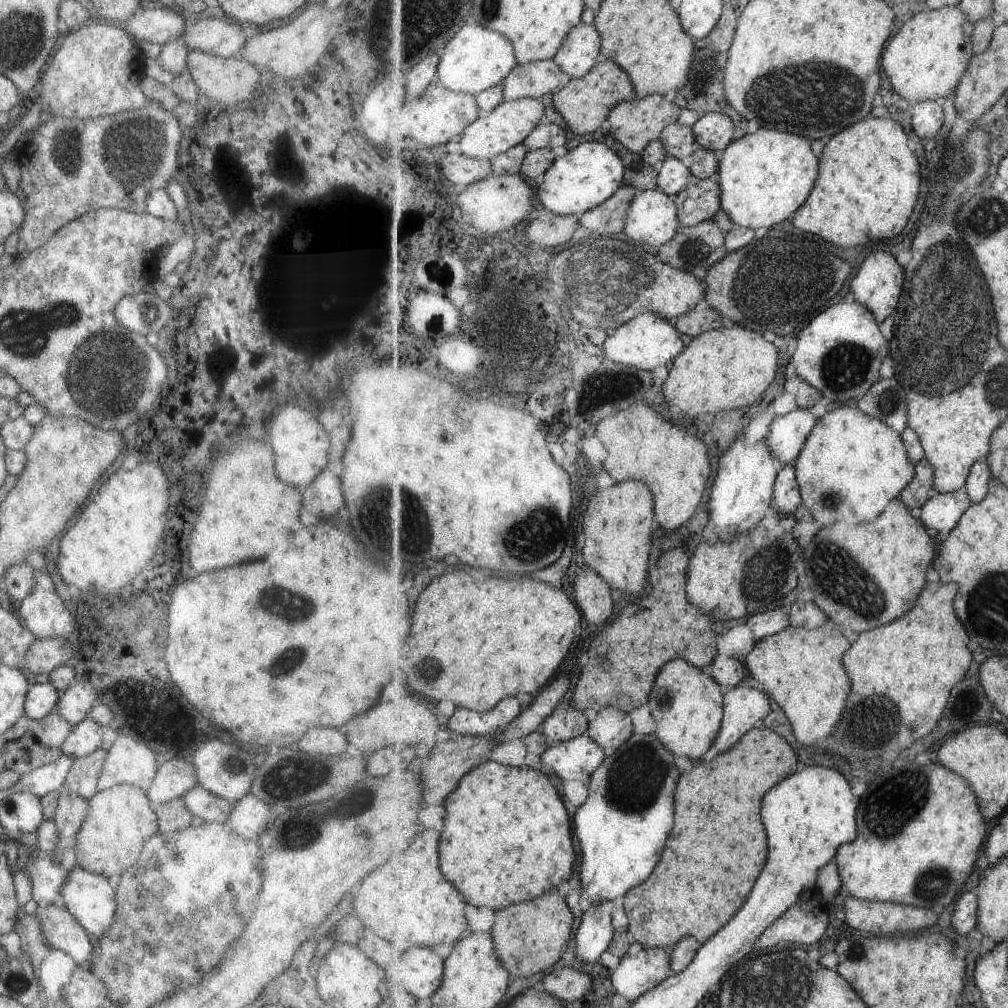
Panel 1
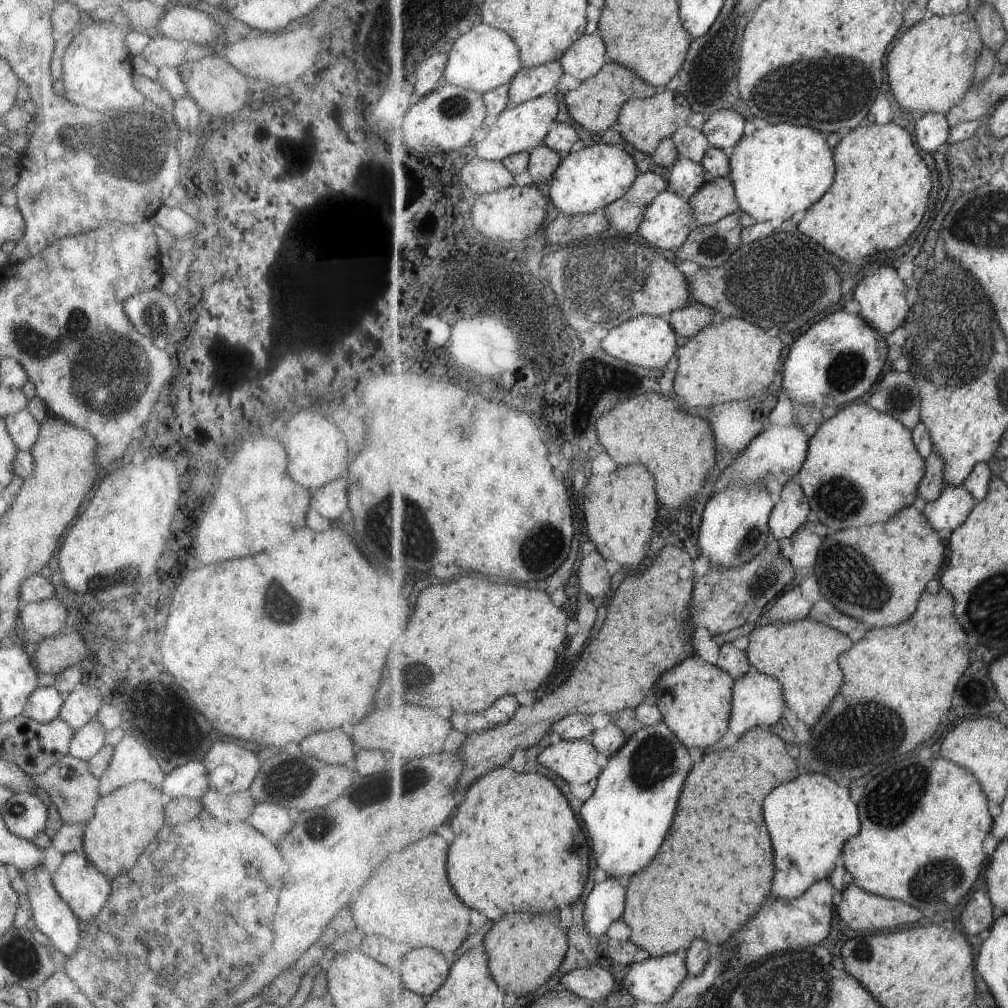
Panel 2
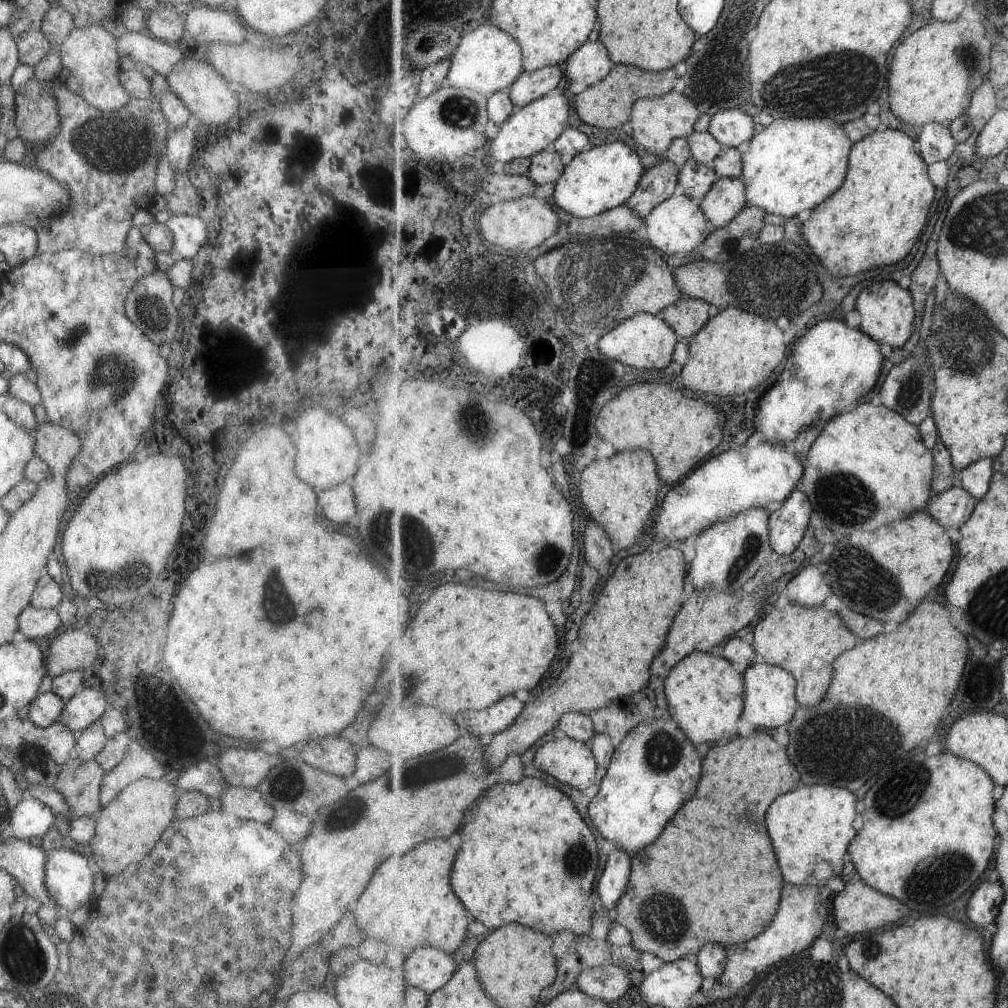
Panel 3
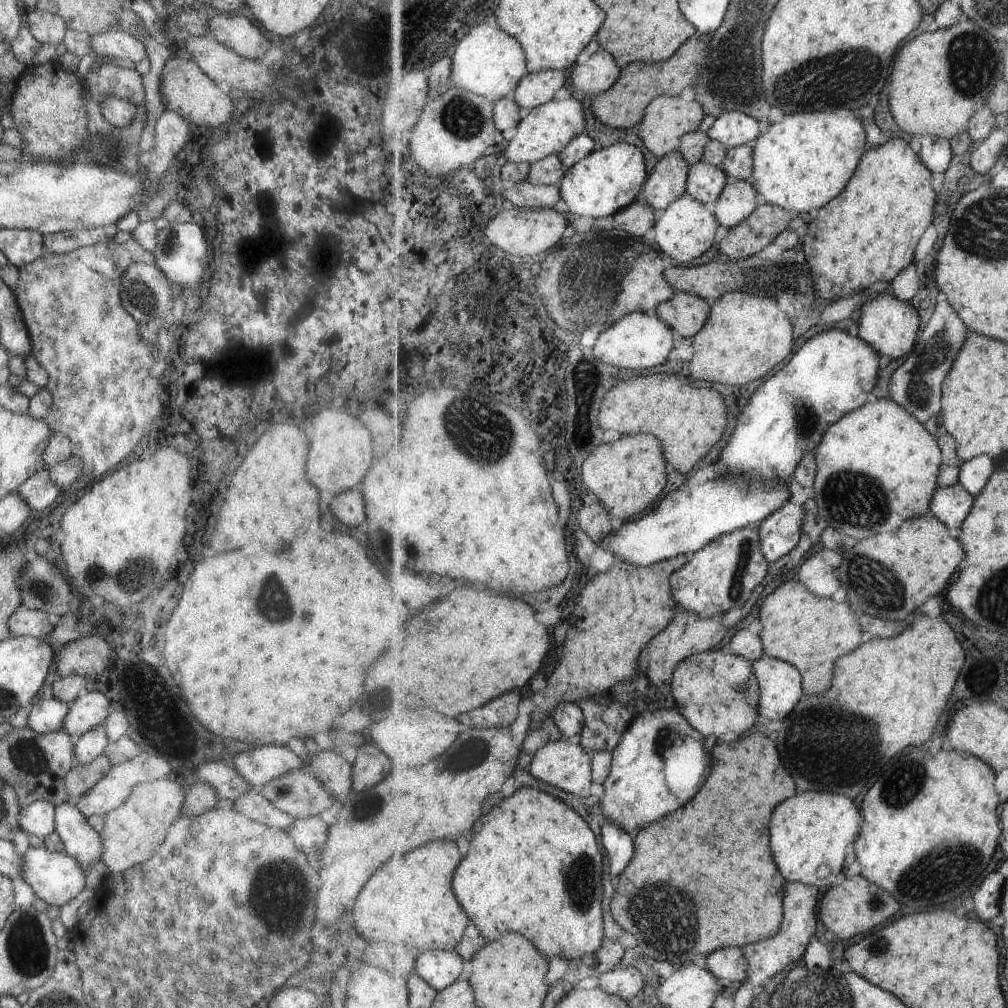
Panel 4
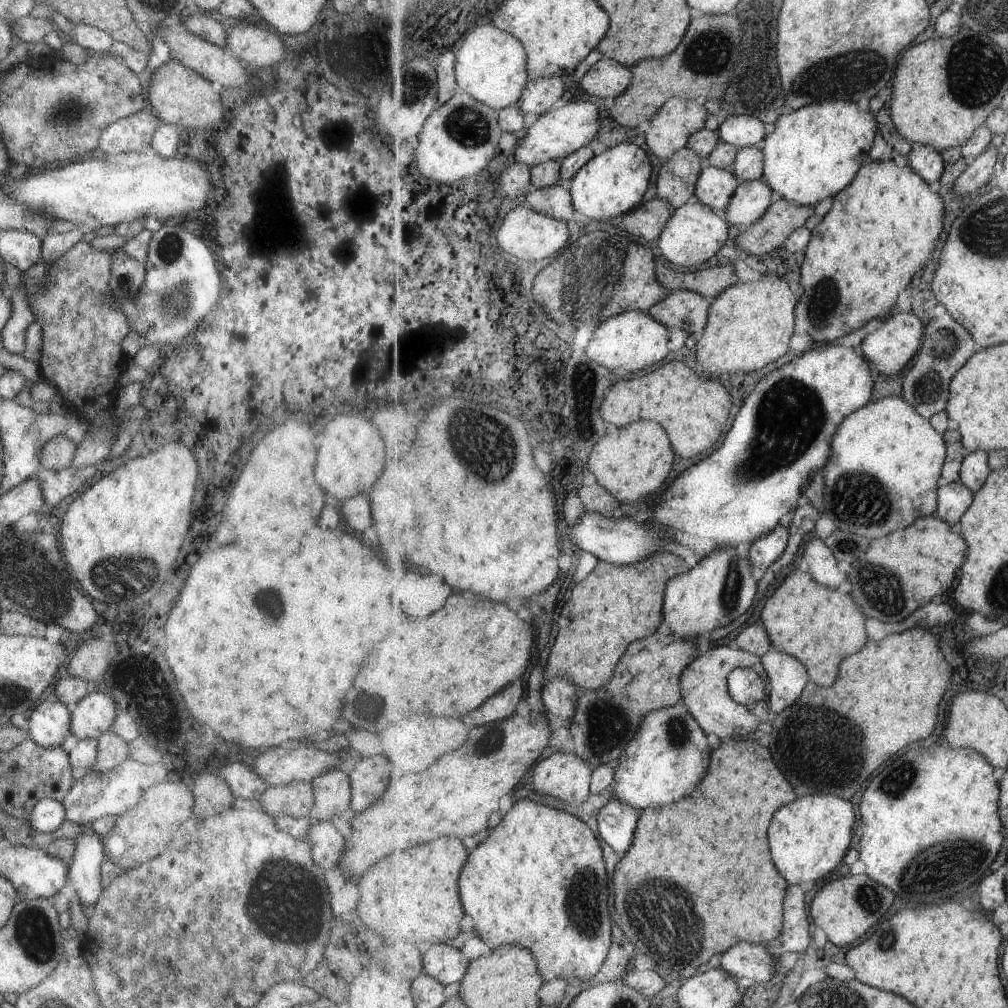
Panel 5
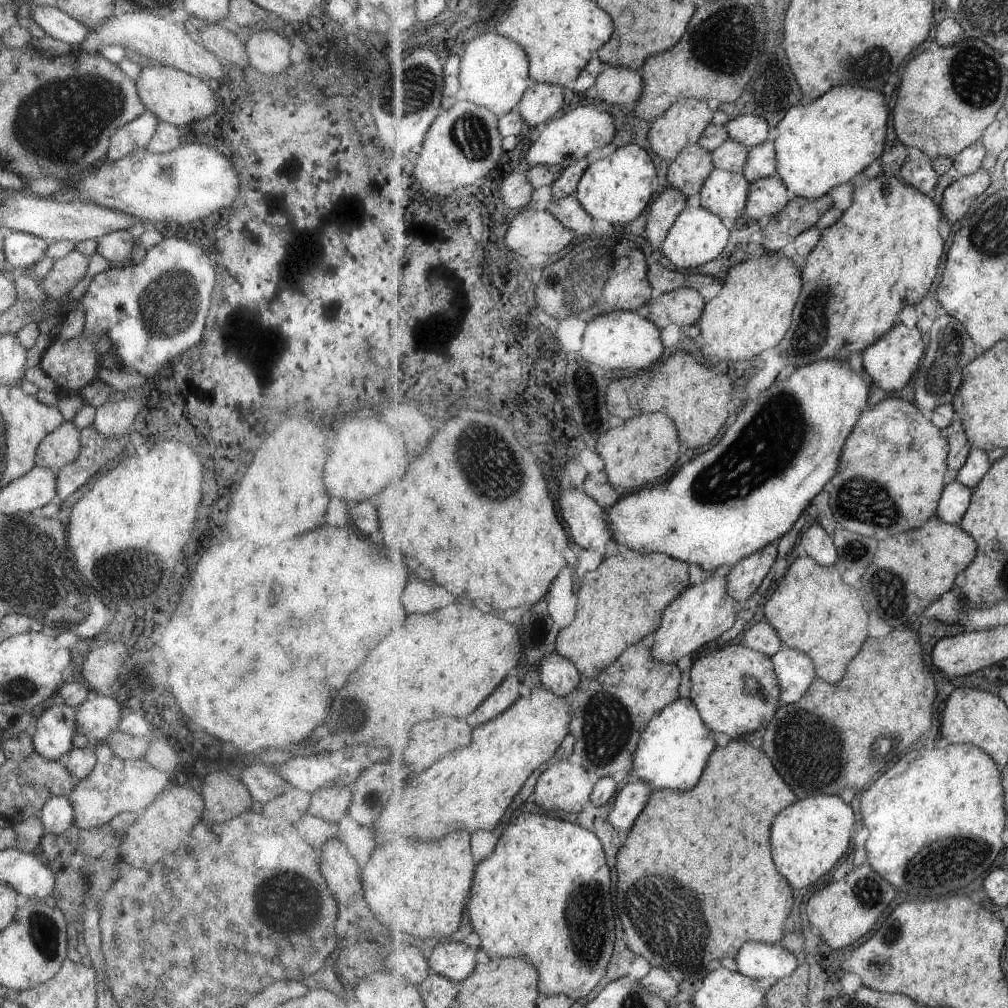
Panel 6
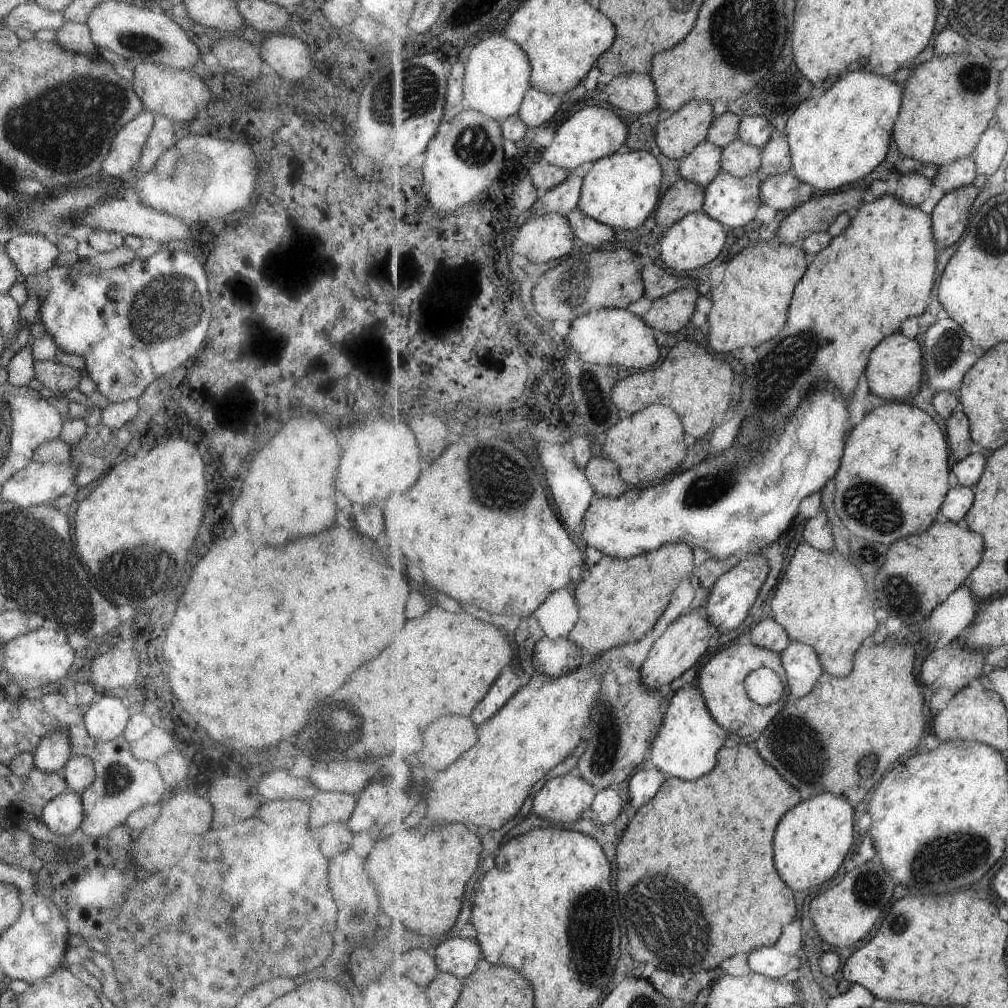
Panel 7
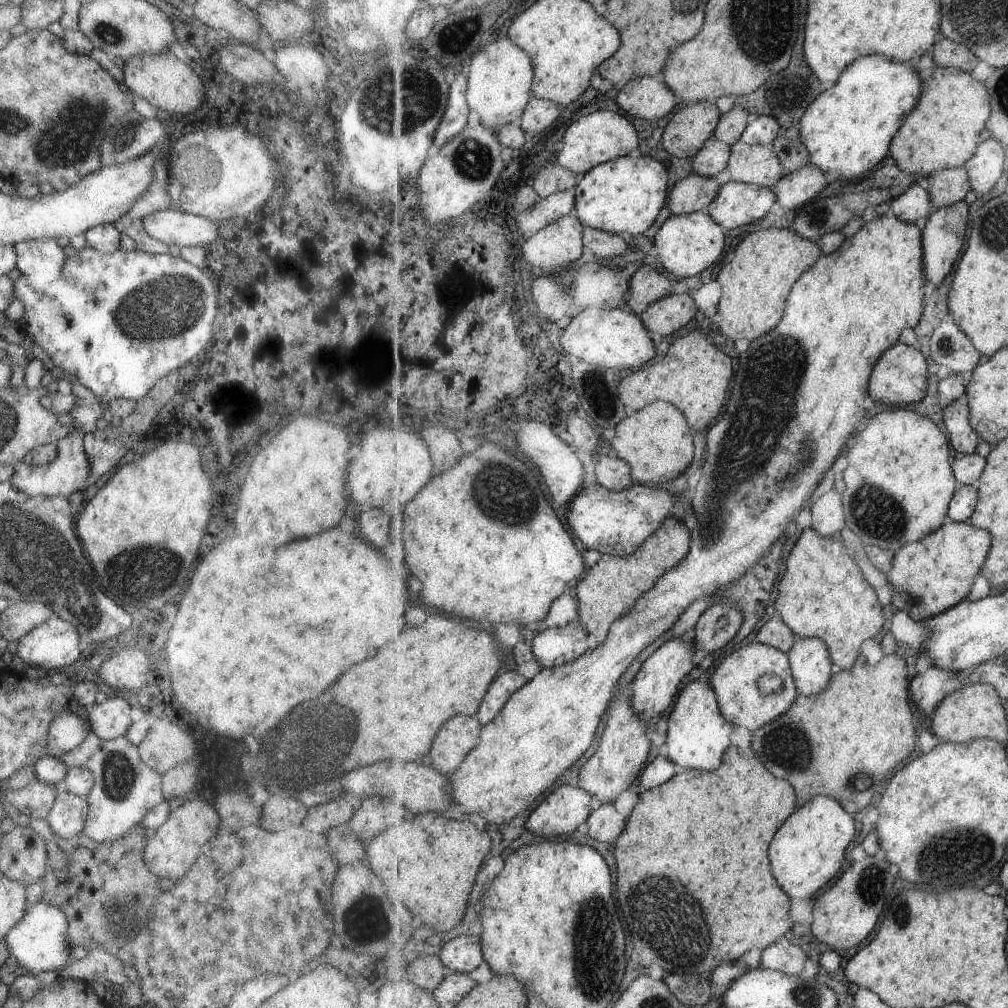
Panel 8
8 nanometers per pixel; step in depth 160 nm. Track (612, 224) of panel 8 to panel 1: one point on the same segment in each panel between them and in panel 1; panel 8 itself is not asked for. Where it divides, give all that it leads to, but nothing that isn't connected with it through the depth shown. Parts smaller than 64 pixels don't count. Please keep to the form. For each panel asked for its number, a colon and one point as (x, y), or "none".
1: (589, 174)
2: (588, 180)
3: (595, 181)
4: (608, 180)
5: (614, 183)
6: (618, 188)
7: (622, 190)

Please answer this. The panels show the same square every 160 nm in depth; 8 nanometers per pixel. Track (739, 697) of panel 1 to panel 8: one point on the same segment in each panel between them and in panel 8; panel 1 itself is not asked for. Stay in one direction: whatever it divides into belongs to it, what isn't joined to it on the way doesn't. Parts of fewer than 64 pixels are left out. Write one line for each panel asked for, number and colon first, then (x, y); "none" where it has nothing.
2: (758, 701)
3: (770, 697)
4: (781, 685)
5: (788, 676)
6: (796, 672)
7: (803, 668)
8: (812, 665)

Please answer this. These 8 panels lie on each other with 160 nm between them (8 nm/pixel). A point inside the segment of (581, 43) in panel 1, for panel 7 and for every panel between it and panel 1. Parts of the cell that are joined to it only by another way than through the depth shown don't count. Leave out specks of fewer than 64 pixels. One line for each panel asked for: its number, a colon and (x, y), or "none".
2: (584, 60)
3: (590, 64)
4: (601, 71)
5: (607, 78)
6: (623, 86)
7: (635, 92)

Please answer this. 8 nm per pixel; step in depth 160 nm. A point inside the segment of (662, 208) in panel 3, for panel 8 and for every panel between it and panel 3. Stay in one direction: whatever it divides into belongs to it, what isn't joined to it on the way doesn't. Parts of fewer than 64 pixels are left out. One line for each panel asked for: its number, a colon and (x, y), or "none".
4: (687, 229)
5: (695, 233)
6: (699, 236)
7: (692, 243)
8: (687, 245)

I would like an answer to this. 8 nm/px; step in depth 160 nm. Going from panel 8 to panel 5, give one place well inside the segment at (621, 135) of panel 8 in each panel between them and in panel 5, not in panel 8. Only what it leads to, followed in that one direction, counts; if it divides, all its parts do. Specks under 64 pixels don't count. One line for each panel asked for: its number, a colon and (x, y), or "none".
5: (570, 126)
6: (567, 138)
7: (591, 134)

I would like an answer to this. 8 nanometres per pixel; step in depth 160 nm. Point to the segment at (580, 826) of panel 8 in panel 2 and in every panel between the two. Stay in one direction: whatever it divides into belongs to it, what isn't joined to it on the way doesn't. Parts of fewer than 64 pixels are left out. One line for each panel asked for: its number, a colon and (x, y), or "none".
2: (575, 761)
3: (566, 759)
4: (568, 767)
5: (567, 777)
6: (564, 786)
7: (563, 800)

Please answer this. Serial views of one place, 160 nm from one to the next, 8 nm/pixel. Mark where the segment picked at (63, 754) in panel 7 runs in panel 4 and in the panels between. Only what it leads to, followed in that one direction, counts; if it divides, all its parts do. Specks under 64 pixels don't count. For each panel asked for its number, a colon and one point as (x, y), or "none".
4: (45, 716)
5: (48, 724)
6: (53, 730)

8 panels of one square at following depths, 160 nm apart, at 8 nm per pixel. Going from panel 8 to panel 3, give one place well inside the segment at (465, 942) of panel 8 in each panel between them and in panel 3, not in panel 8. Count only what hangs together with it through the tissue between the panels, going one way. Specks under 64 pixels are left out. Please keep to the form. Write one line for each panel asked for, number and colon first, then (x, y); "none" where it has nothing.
3: (429, 968)
4: (442, 968)
5: (447, 963)
6: (453, 960)
7: (456, 956)

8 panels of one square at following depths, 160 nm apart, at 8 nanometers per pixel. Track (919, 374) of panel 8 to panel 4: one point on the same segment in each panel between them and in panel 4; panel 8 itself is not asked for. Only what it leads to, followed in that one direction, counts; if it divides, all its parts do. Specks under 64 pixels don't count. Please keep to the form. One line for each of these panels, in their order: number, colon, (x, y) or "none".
4: (889, 324)
5: (891, 347)
6: (889, 364)
7: (895, 372)

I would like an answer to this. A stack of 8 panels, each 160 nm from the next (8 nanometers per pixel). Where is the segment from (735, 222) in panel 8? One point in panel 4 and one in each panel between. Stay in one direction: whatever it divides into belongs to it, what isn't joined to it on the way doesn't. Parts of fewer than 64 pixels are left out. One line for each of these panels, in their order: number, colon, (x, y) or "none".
4: (707, 182)
5: (716, 187)
6: (726, 194)
7: (734, 201)

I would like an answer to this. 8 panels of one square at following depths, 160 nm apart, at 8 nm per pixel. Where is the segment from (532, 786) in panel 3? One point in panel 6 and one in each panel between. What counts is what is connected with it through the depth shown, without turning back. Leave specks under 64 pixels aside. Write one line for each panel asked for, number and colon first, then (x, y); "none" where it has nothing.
4: (536, 868)
5: (523, 886)
6: (545, 895)

